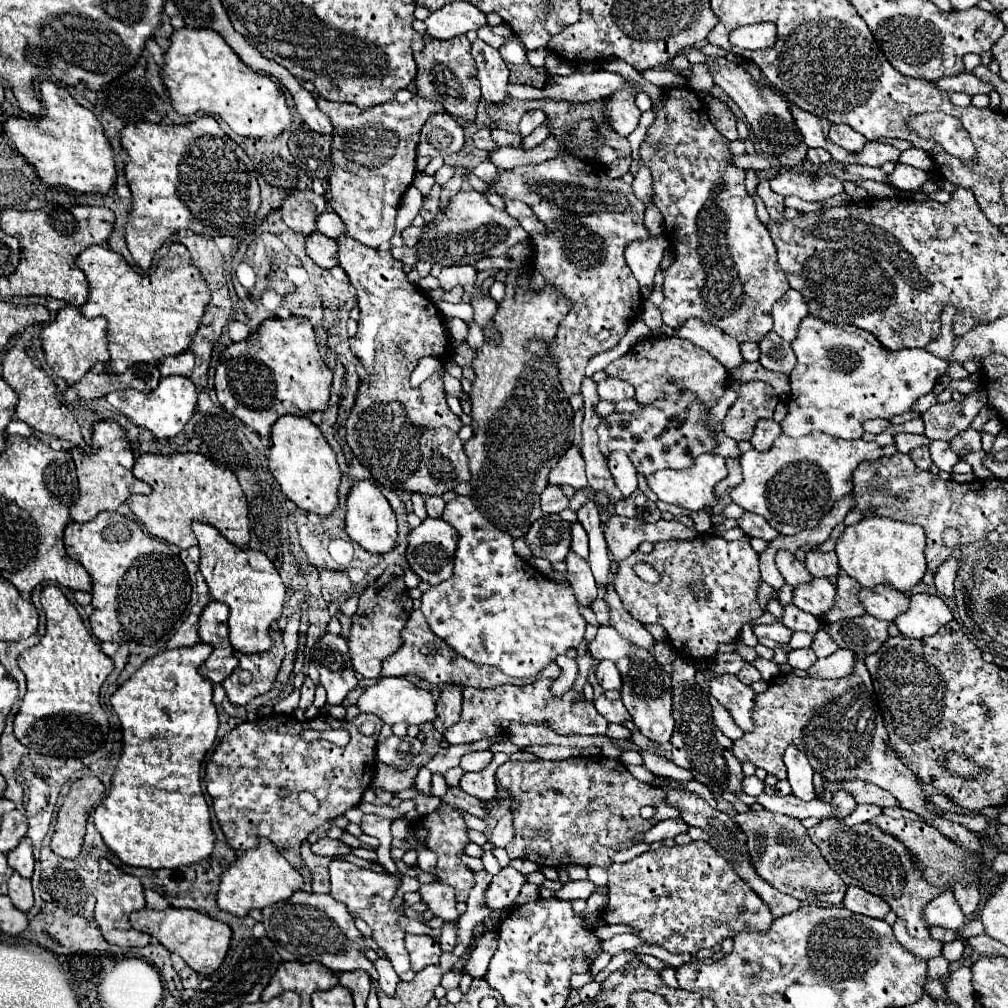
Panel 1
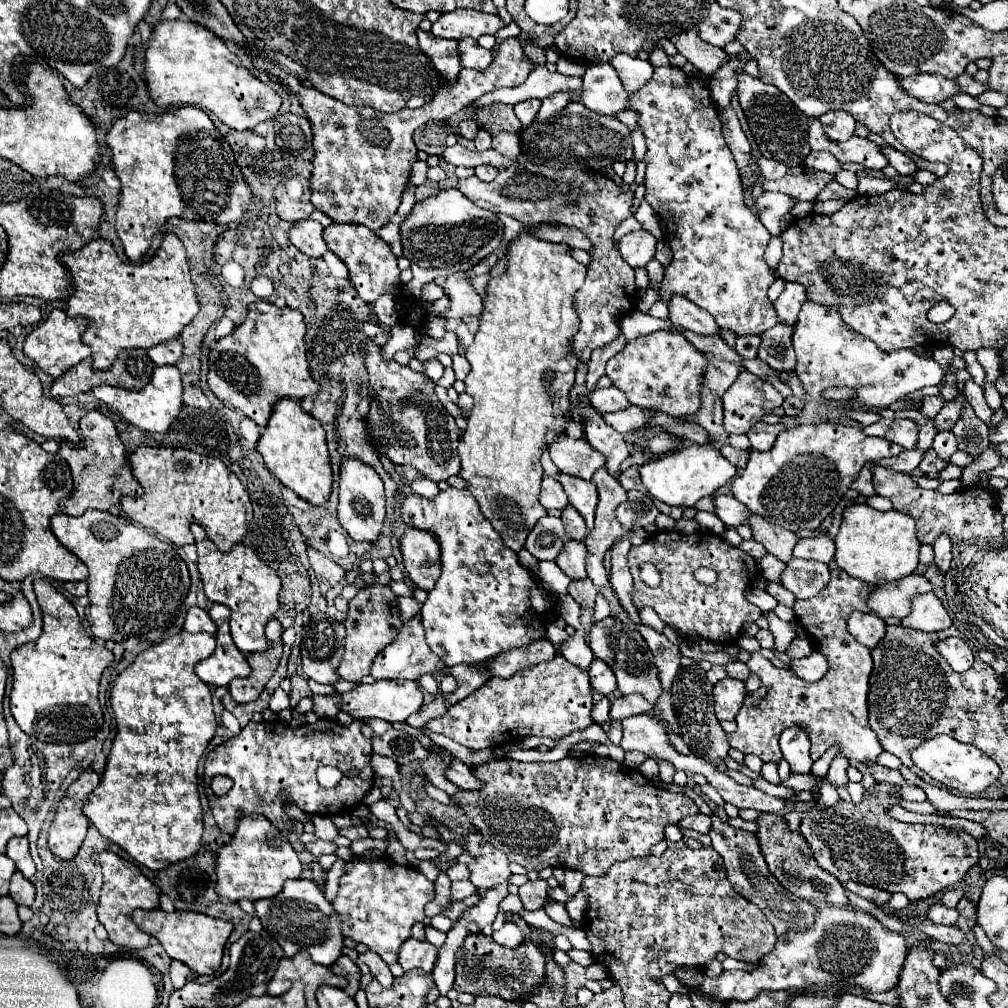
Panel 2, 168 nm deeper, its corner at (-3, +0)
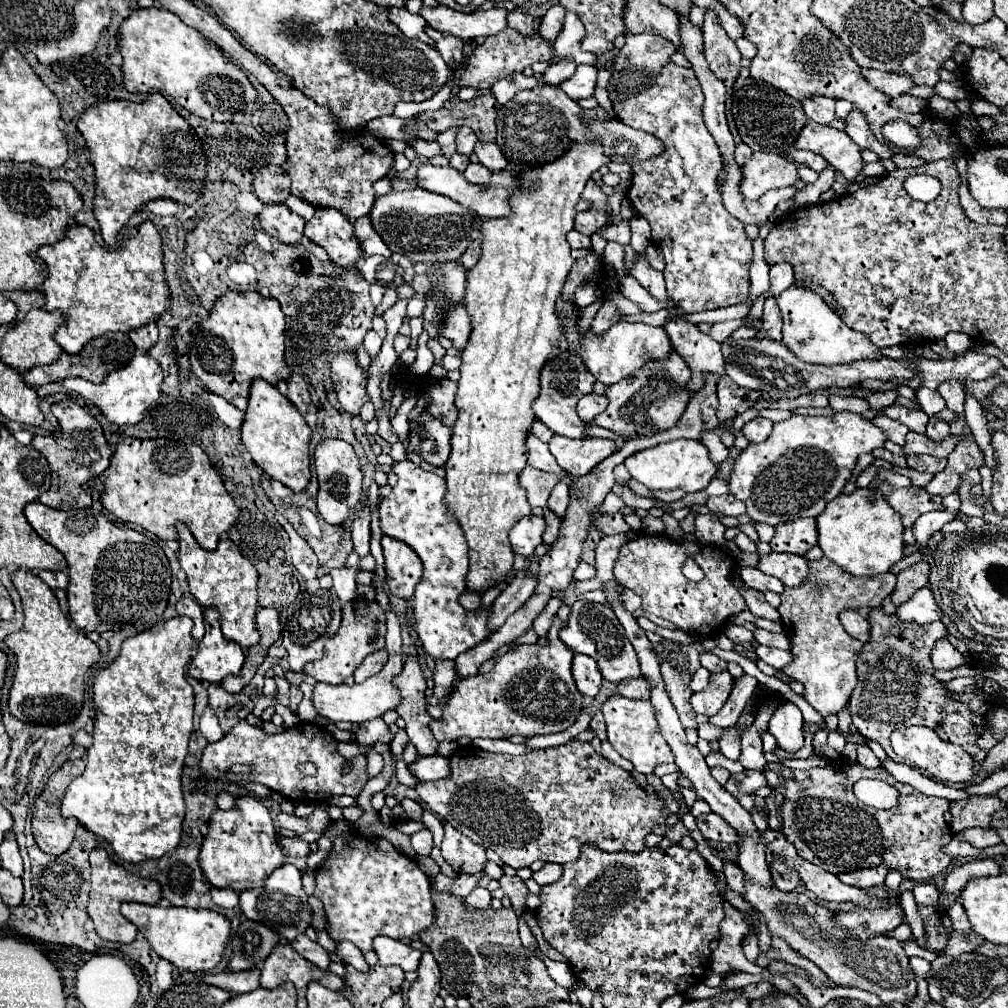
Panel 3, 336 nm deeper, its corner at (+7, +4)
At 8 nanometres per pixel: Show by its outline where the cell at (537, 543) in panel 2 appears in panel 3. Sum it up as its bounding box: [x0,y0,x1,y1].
[509,516,545,556]

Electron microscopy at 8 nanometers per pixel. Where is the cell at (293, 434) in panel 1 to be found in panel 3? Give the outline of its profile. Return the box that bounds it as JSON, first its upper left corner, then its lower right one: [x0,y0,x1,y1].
[241,378,311,492]

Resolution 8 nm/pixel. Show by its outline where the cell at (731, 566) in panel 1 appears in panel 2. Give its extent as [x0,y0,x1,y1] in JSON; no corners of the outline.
[629,532,763,644]

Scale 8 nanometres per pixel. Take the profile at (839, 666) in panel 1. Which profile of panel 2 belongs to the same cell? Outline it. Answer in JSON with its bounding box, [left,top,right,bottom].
[789,652,829,682]

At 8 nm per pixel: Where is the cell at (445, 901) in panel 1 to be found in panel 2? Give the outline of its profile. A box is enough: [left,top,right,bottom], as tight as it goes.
[451,880,477,902]

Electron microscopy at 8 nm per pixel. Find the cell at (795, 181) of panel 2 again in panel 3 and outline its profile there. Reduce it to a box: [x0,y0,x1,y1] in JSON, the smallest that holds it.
[739,152,799,200]

